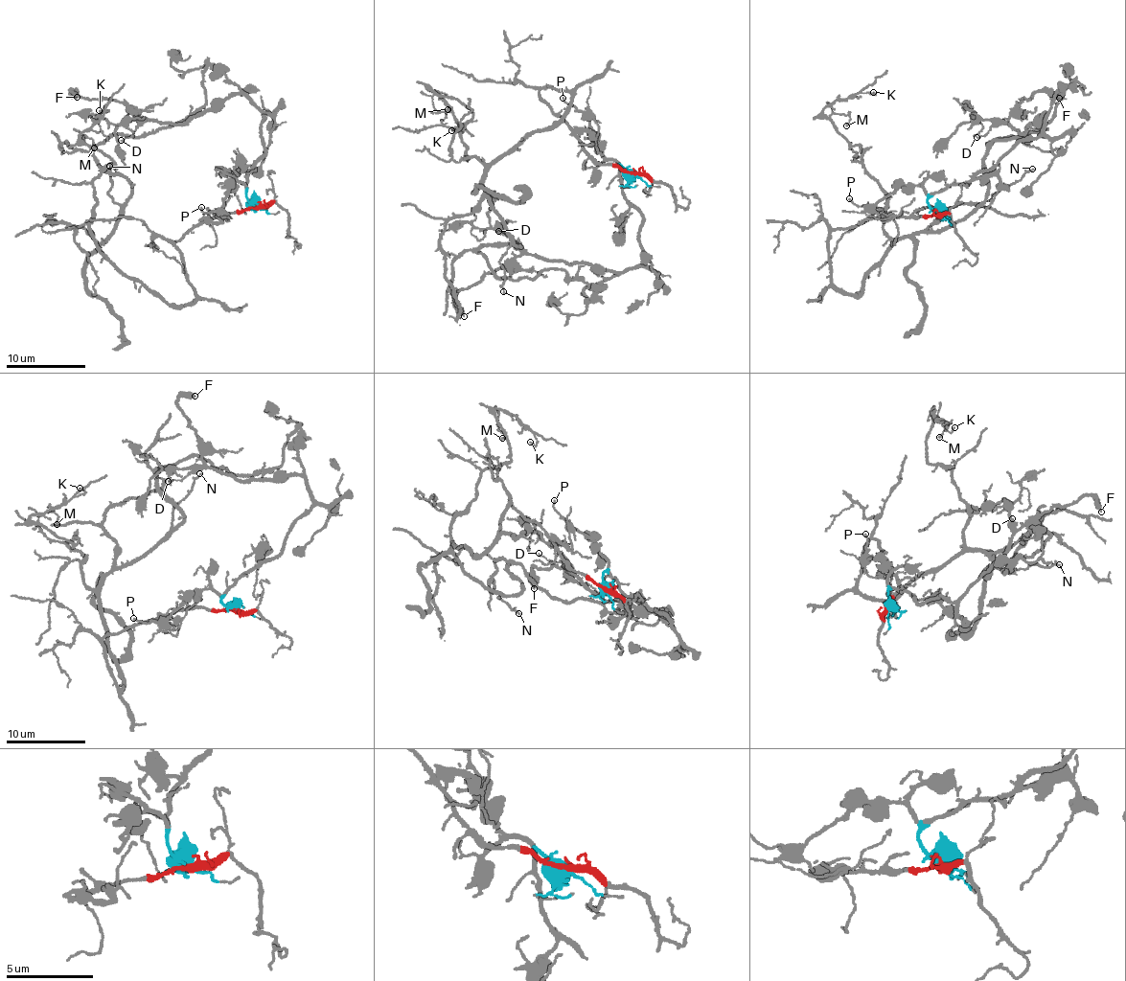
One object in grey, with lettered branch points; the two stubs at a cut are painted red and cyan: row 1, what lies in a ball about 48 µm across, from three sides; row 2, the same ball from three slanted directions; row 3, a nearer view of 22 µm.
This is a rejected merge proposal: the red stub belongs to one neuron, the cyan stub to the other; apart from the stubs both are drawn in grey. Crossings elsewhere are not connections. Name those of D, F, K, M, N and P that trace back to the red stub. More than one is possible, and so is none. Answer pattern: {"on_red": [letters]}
{"on_red": ["K", "M", "N"]}

